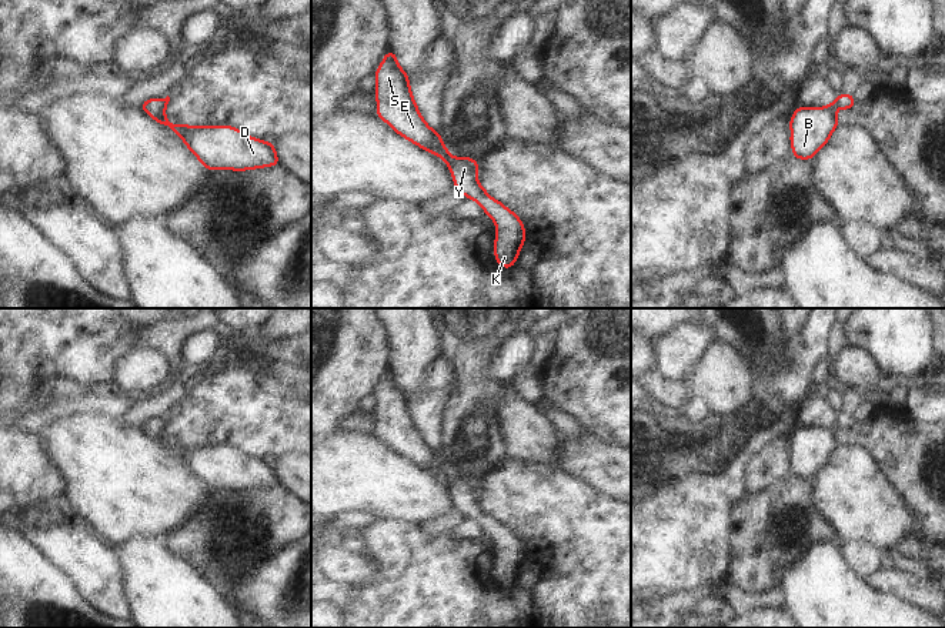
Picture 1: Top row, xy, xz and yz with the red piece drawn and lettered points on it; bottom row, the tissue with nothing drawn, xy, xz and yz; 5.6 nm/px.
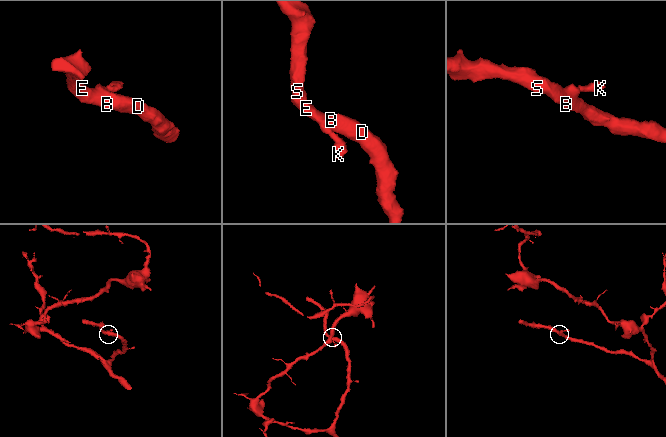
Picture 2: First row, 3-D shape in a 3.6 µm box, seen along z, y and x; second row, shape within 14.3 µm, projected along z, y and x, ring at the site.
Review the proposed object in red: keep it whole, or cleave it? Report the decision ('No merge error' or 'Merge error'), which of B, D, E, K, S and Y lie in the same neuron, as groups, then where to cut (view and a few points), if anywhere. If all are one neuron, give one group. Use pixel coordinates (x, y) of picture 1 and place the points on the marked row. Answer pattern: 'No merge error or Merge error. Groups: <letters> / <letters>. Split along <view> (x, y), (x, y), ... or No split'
No merge error. Groups: B D E K S Y. No split.

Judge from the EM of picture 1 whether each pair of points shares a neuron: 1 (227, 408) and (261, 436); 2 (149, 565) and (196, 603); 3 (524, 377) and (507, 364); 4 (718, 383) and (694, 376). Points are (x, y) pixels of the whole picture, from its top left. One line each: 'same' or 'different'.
1: same
2: same
3: different
4: same

